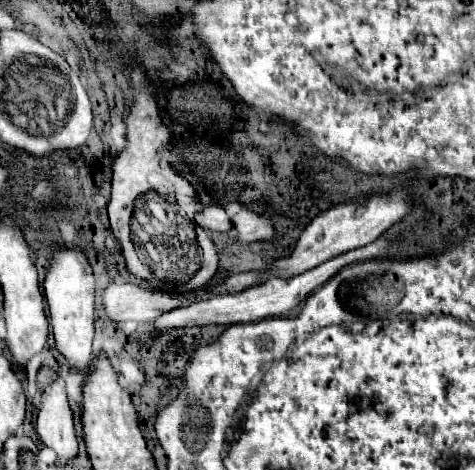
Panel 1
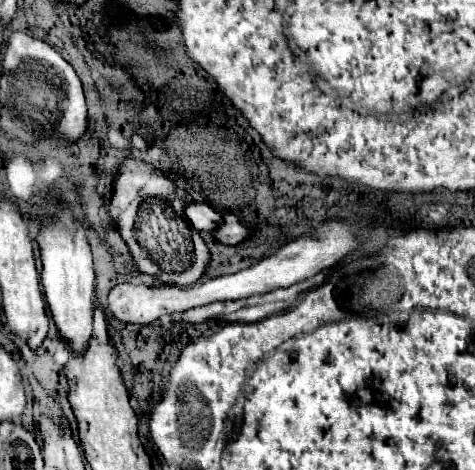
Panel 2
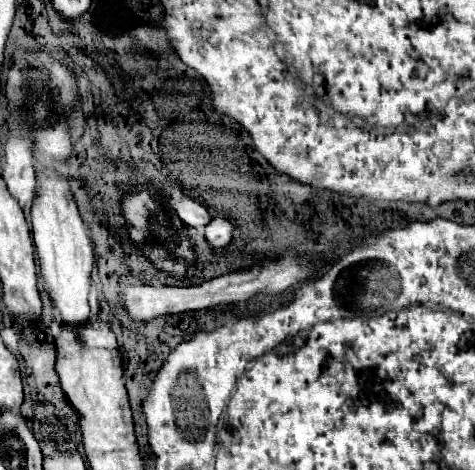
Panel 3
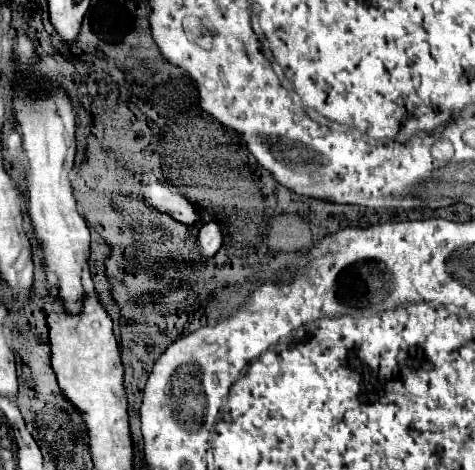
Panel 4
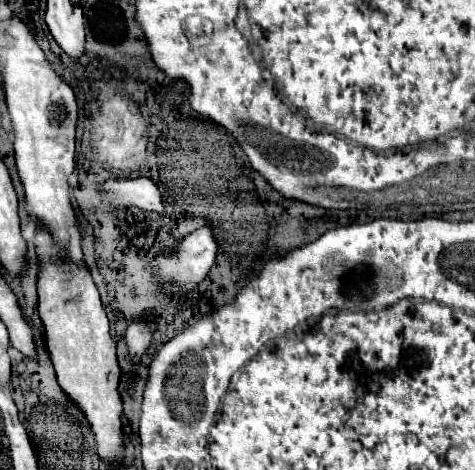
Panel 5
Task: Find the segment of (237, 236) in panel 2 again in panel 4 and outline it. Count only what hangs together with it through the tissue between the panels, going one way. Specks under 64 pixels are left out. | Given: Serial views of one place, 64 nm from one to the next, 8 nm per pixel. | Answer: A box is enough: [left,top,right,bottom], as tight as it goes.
[200,220,224,260]

